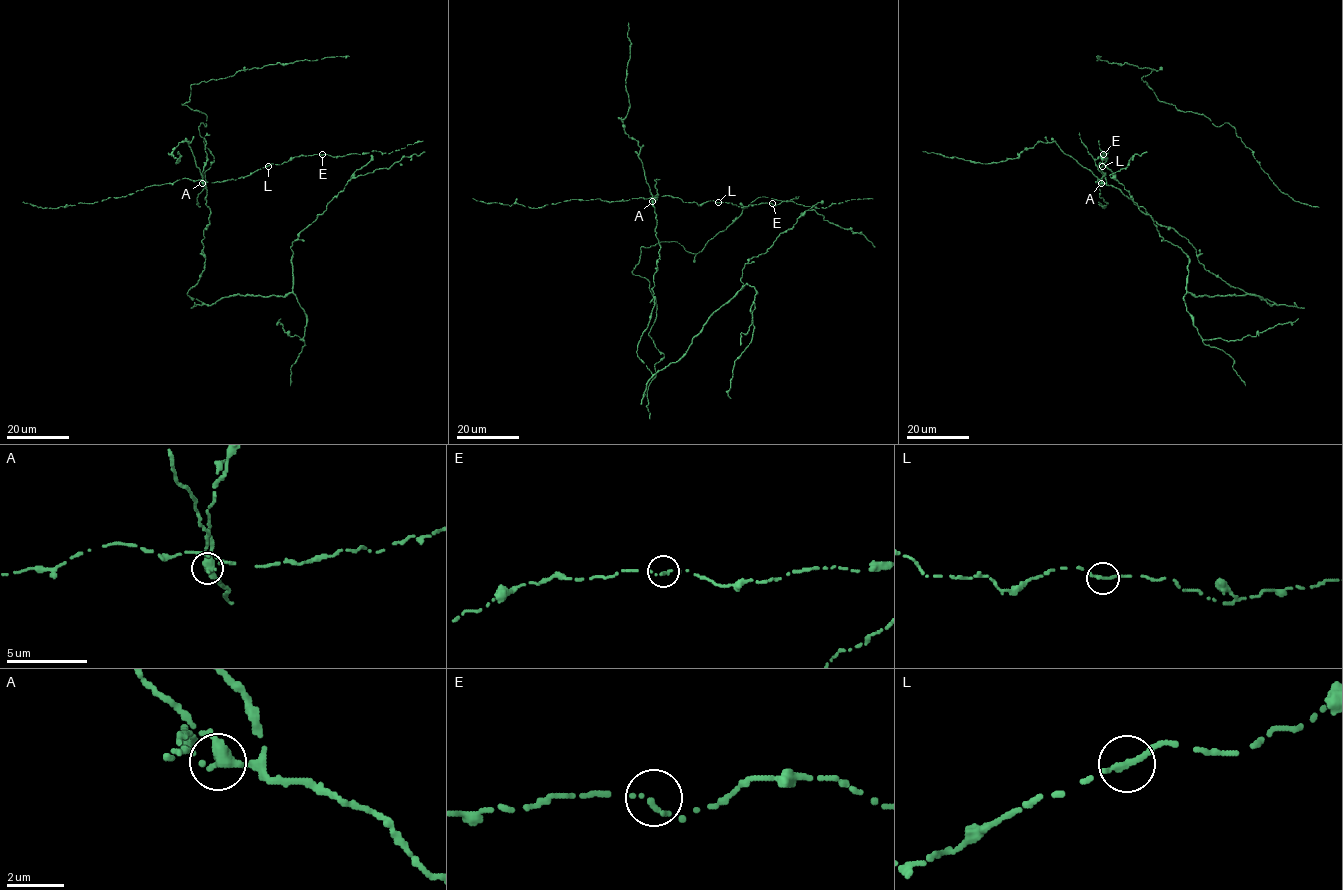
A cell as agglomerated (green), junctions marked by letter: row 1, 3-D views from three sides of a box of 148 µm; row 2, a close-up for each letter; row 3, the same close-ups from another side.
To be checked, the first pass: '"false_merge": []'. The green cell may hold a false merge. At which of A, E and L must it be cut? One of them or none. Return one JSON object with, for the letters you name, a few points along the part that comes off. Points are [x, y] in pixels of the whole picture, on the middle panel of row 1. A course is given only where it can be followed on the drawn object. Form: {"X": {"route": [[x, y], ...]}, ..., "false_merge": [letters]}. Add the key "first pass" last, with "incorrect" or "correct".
{"false_merge": ["A"], "first pass": "incorrect"}

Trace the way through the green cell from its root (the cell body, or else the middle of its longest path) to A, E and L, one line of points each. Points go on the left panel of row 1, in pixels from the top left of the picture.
A: (204, 237), (210, 211), (206, 205), (207, 190), (202, 183)
E: (204, 237), (210, 211), (206, 205), (207, 190), (203, 183), (235, 180), (295, 157), (322, 154)
L: (204, 237), (210, 211), (206, 205), (207, 190), (203, 183), (235, 180), (267, 166)

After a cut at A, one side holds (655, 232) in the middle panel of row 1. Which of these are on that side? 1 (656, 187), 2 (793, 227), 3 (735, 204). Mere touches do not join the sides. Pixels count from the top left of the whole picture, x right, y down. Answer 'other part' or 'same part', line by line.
1: same part
2: same part
3: other part

